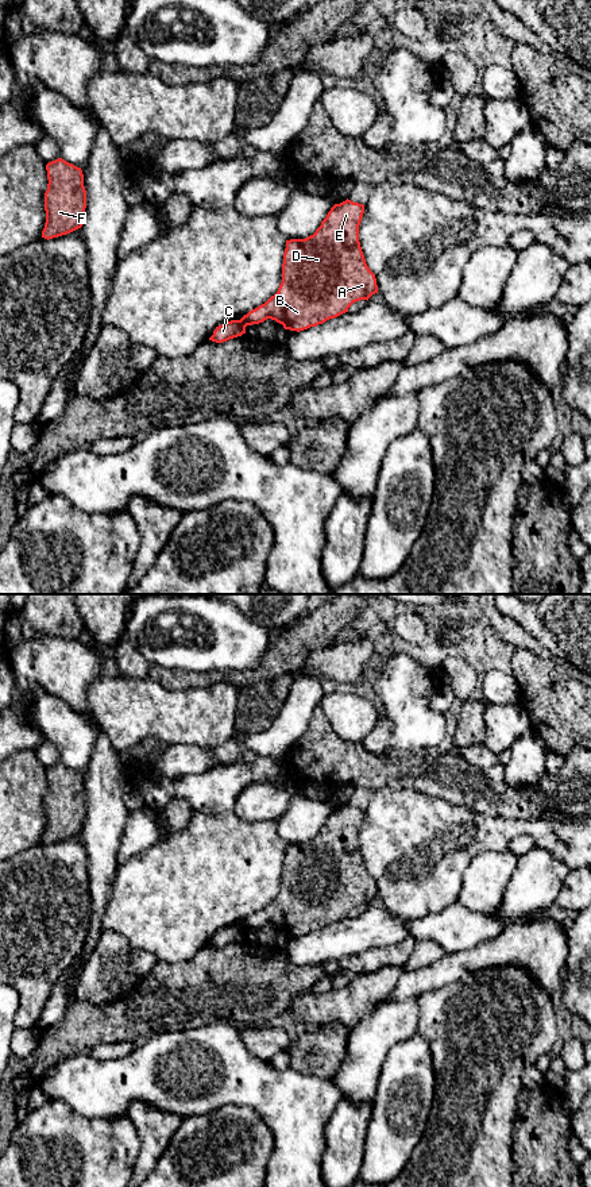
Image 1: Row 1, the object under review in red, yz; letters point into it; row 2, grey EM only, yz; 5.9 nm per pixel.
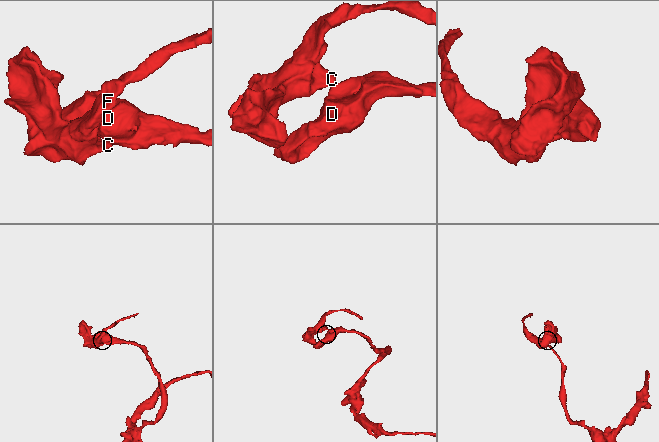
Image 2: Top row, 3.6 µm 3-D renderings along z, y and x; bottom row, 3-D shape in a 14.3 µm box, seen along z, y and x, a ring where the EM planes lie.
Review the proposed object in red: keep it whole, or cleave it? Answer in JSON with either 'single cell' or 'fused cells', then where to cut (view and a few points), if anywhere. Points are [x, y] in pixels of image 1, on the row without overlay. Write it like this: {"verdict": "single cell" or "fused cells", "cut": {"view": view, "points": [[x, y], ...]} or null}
{"verdict": "fused cells", "cut": {"view": "yz", "points": [[239, 925], [246, 931]]}}

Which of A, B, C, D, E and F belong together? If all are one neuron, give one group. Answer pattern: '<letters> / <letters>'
A B D E / C F

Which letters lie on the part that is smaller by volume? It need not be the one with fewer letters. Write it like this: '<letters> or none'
C, F

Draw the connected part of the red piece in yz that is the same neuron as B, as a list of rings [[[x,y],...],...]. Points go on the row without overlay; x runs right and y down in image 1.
[[[347,803],[331,813],[313,840],[286,845],[278,897],[240,926],[247,932],[271,924],[300,937],[378,898],[359,847],[363,818],[363,809]]]

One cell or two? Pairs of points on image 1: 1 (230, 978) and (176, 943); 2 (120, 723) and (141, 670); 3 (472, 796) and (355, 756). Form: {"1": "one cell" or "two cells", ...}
{"1": "two cells", "2": "two cells", "3": "one cell"}

